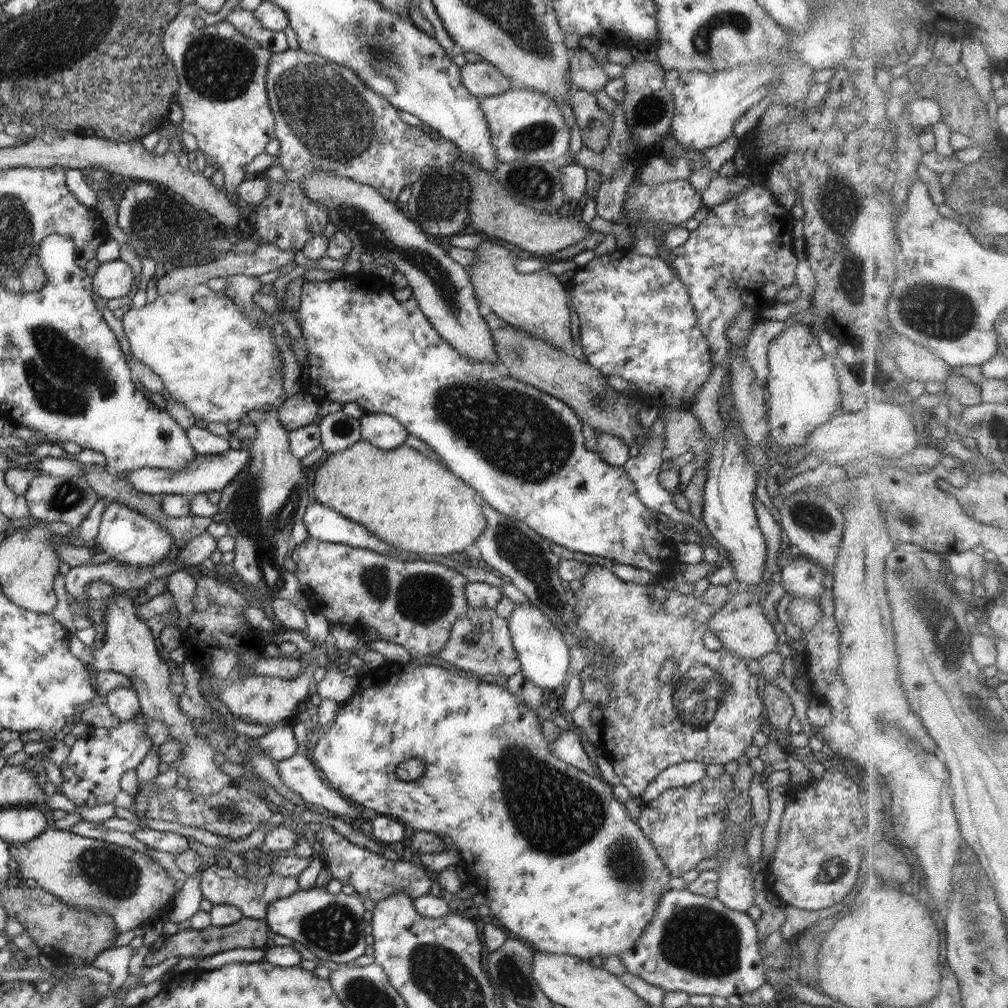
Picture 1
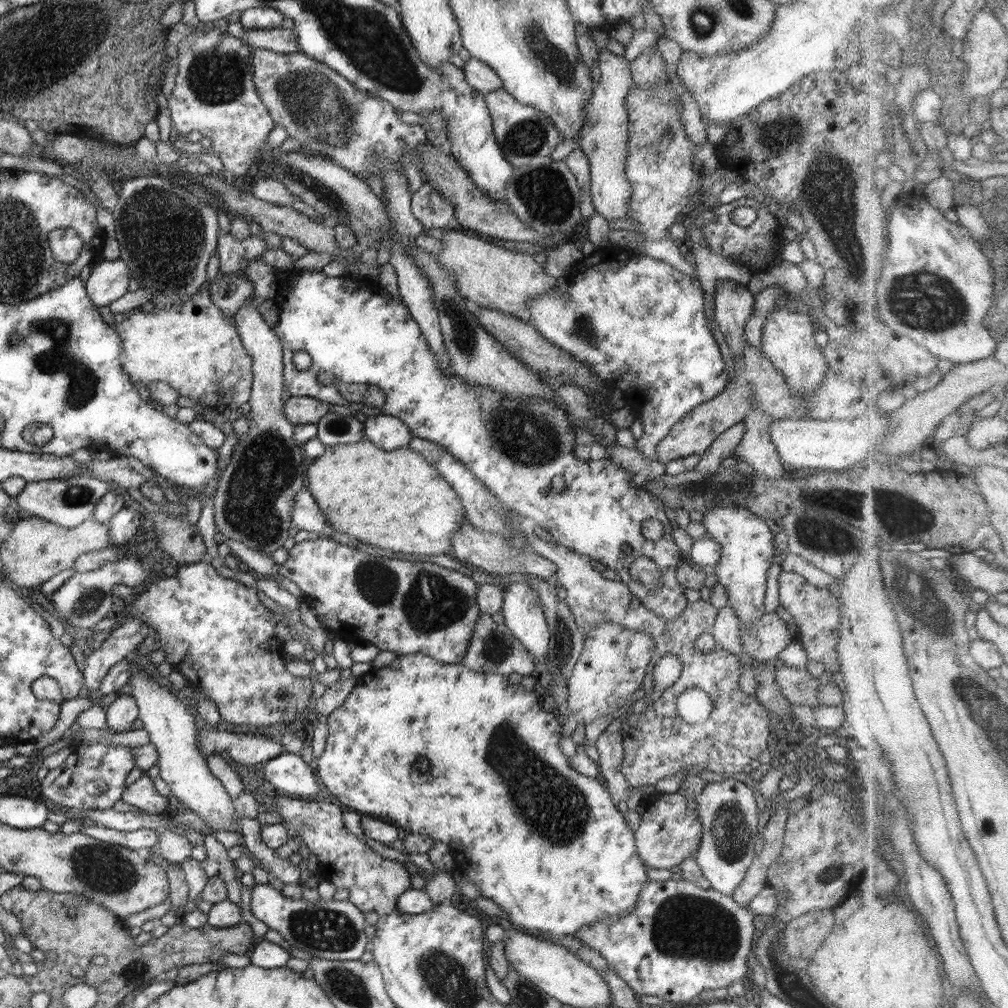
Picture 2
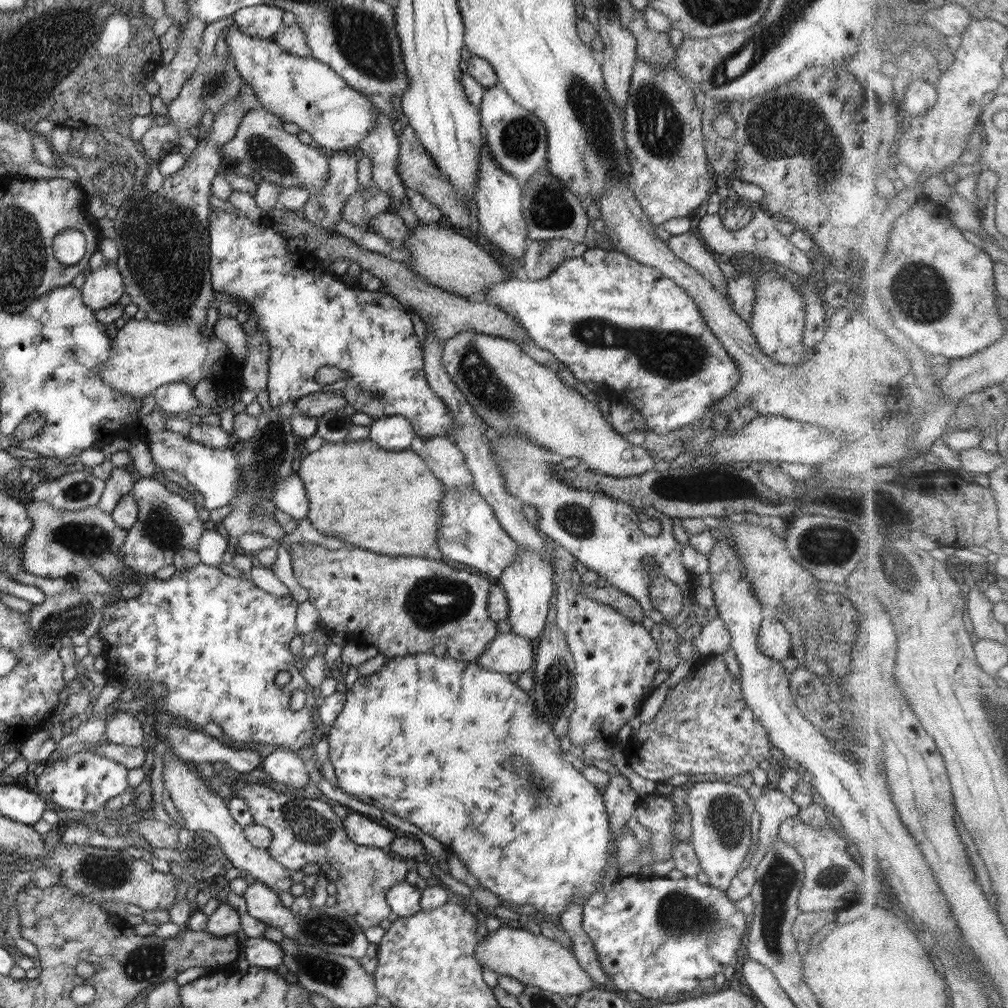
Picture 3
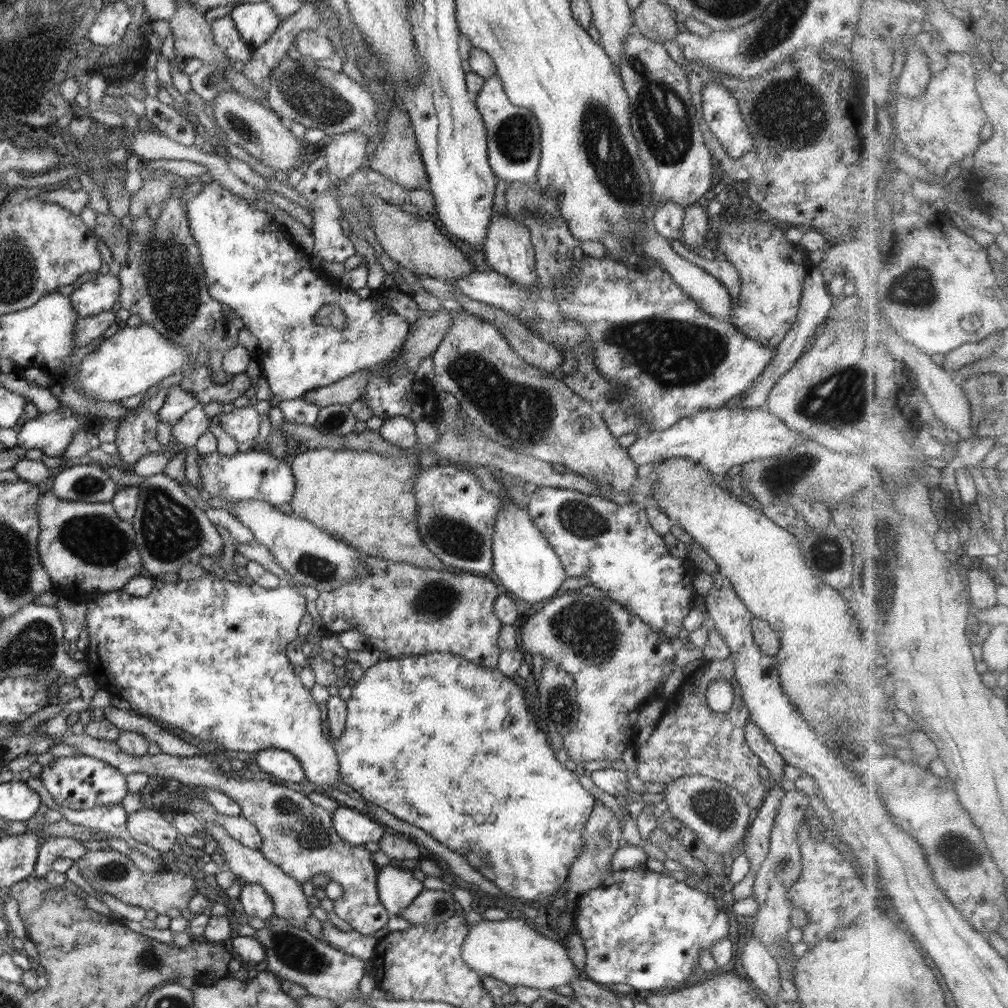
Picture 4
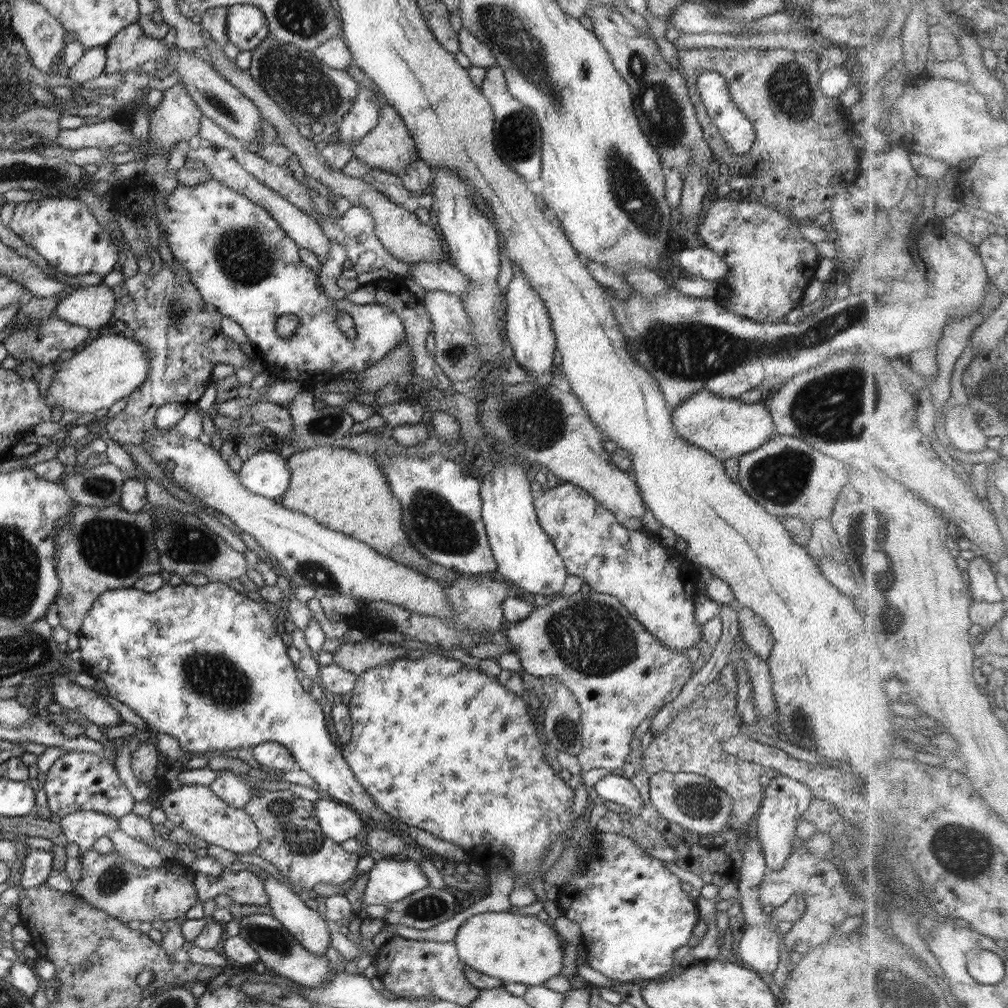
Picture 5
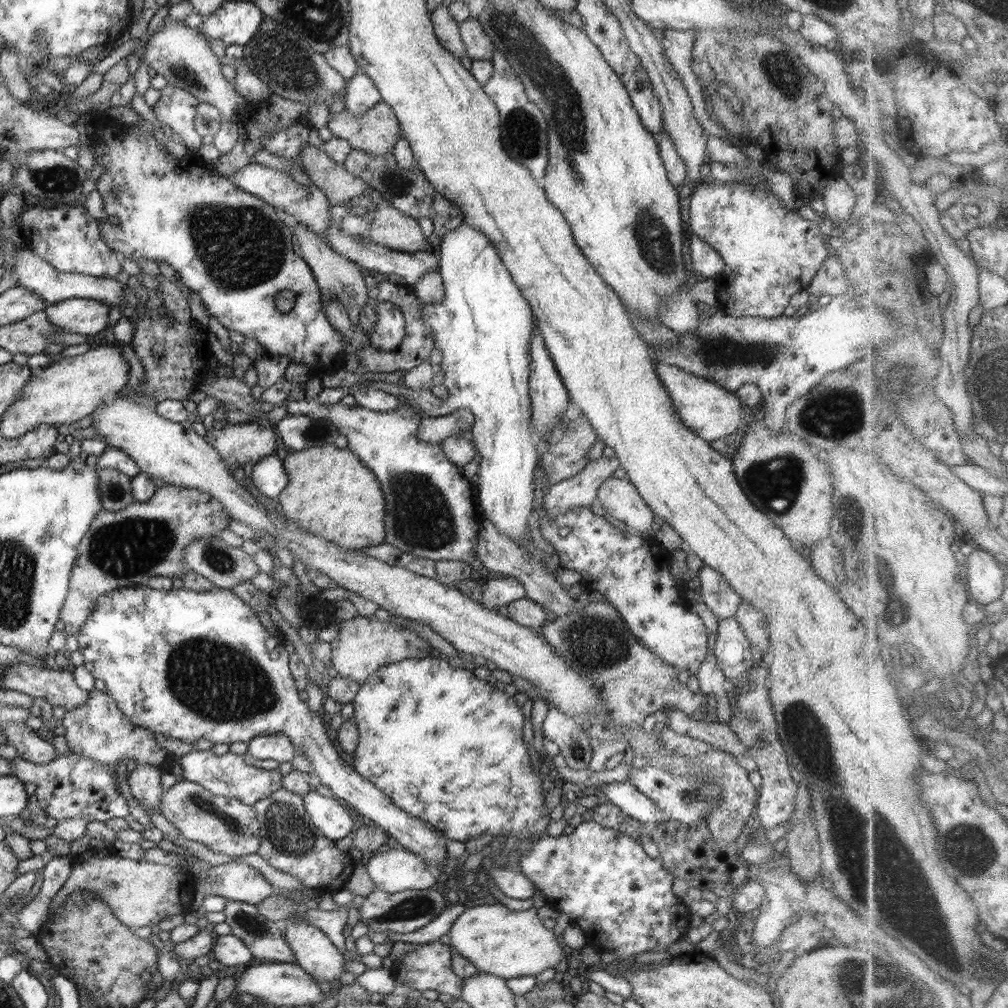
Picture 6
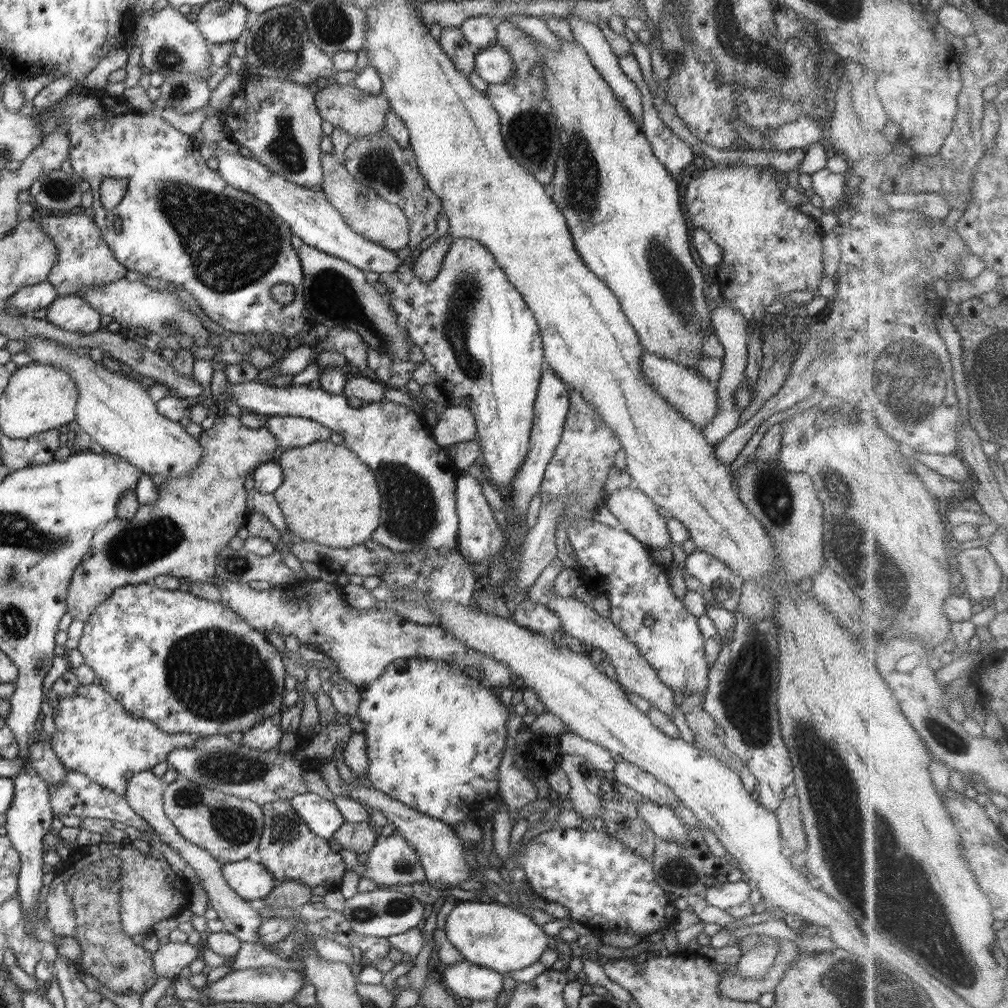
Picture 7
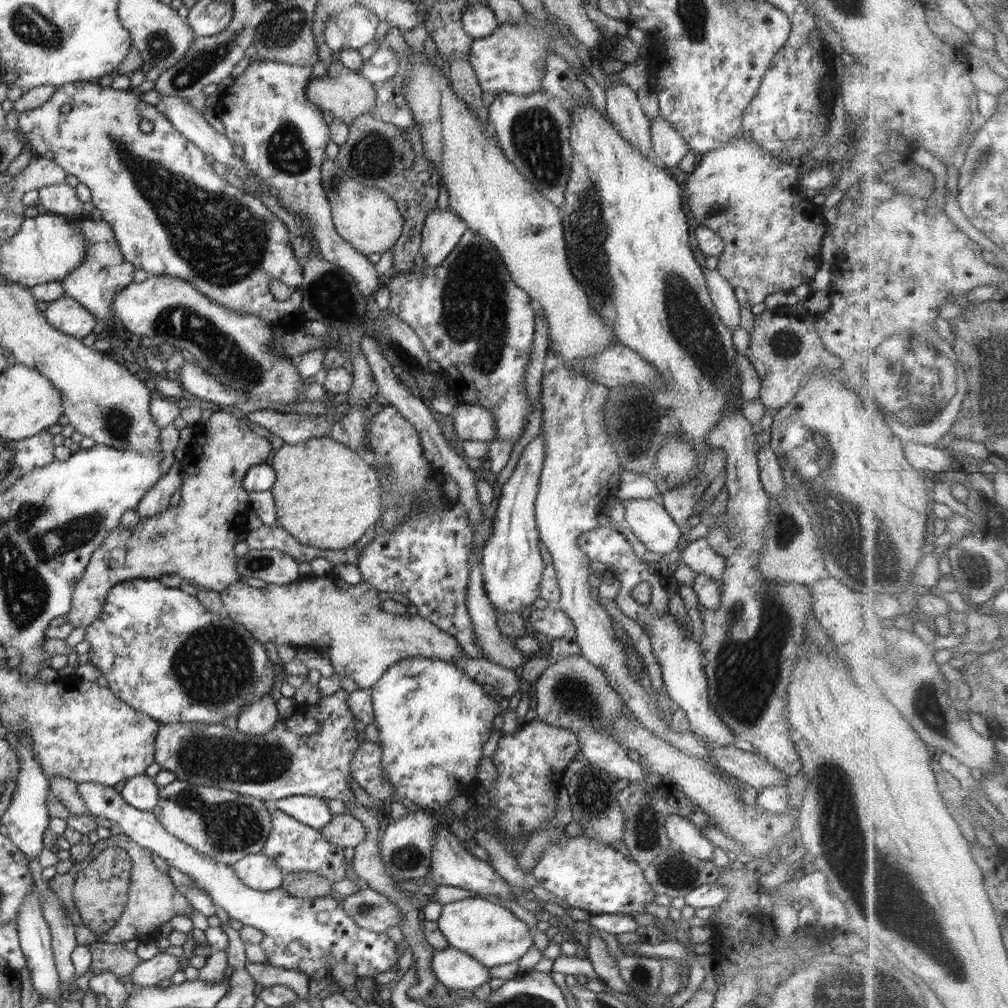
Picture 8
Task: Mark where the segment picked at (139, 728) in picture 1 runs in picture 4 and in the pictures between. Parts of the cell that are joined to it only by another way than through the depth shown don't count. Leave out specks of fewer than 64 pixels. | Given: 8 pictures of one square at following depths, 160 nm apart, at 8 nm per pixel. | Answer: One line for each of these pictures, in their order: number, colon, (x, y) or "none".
2: (93, 777)
3: (84, 781)
4: (79, 782)

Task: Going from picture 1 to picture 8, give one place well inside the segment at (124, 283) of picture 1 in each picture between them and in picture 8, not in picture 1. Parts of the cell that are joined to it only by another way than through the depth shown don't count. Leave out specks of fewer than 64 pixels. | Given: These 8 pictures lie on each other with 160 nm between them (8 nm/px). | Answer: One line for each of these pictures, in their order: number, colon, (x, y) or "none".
2: (108, 281)
3: (102, 288)
4: (95, 296)
5: (92, 306)
6: (84, 316)
7: (72, 313)
8: (68, 316)

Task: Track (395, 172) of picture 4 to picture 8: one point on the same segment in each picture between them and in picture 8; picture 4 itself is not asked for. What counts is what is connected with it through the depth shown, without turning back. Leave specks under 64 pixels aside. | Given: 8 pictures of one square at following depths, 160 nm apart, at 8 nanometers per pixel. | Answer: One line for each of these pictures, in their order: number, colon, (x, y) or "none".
5: (389, 147)
6: (375, 131)
7: (346, 107)
8: (343, 92)

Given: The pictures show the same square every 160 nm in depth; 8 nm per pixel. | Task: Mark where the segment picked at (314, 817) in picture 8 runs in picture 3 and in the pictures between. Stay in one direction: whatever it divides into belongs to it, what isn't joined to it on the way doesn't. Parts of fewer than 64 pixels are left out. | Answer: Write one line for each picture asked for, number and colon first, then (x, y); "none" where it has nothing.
3: (361, 830)
4: (352, 826)
5: (337, 821)
6: (334, 821)
7: (322, 816)

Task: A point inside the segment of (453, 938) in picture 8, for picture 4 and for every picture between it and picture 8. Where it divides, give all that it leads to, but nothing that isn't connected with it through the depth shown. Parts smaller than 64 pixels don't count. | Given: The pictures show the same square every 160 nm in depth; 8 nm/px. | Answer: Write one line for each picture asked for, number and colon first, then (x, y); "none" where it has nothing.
4: (511, 950)
5: (520, 948)
6: (507, 943)
7: (503, 937)

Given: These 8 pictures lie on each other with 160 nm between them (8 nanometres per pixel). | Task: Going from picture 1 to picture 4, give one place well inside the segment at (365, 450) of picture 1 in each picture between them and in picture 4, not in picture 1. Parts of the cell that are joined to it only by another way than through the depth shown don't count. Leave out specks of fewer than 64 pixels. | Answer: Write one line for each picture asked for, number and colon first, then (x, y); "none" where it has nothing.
2: (396, 500)
3: (388, 502)
4: (366, 500)

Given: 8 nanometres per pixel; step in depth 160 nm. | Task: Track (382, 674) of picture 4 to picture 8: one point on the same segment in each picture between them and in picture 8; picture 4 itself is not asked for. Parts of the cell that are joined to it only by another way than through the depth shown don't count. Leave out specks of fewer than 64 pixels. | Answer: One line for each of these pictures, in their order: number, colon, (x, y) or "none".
5: (439, 746)
6: (446, 747)
7: (412, 713)
8: (433, 719)

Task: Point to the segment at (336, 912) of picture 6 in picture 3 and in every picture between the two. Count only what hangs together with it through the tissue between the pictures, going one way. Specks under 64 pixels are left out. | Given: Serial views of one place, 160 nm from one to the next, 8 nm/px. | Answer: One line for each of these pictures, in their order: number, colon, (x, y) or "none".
3: (403, 898)
4: (397, 887)
5: (389, 880)

